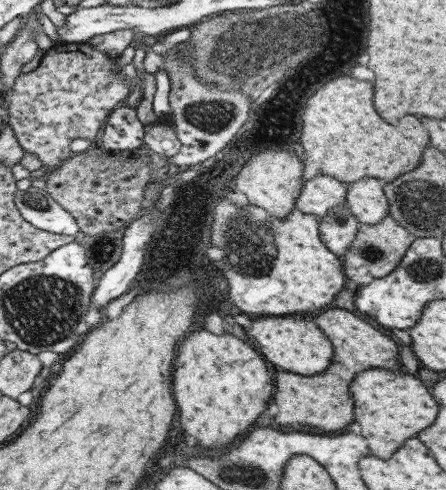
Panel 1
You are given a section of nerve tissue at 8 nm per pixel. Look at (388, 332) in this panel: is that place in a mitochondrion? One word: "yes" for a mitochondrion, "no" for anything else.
no

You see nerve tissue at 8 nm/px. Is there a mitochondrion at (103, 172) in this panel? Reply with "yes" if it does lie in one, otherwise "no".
no

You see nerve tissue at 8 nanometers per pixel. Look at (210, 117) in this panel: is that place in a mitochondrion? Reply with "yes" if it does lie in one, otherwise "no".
yes

